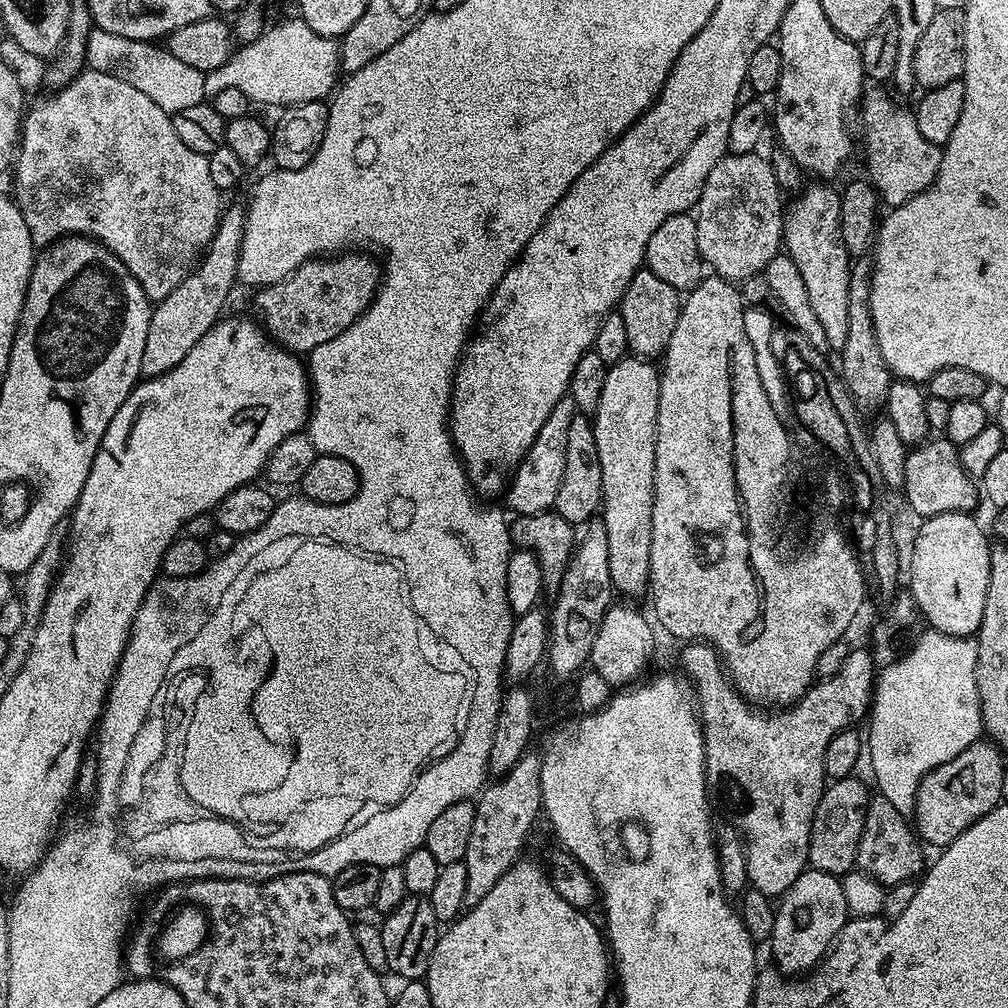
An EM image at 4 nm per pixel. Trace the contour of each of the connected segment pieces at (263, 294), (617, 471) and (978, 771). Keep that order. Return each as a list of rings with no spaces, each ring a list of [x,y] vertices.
[[[348,256],[345,260],[320,260],[324,258],[309,258],[304,261],[303,264],[300,265],[299,268],[296,269],[295,272],[287,275],[284,279],[279,280],[276,284],[270,284],[259,289],[260,292],[256,296],[256,304],[260,307],[260,312],[264,316],[272,316],[272,320],[276,323],[276,332],[280,336],[284,336],[283,343],[287,345],[291,351],[297,354],[307,354],[312,351],[312,349],[317,348],[319,344],[322,342],[330,342],[330,338],[334,338],[338,334],[342,334],[342,330],[346,330],[352,325],[353,322],[359,318],[364,311],[367,310],[369,304],[372,303],[374,297],[377,295],[378,292],[378,285],[381,283],[382,280],[382,268],[375,264],[374,261],[371,260],[368,256],[360,256],[355,260],[354,257]]]
[[[625,358],[611,365],[602,386],[602,398],[592,420],[594,442],[598,442],[598,462],[602,466],[602,521],[609,543],[610,578],[617,593],[636,596],[649,587],[650,542],[654,514],[654,474],[656,473],[656,423],[660,397],[660,372],[644,358]]]
[[[977,742],[962,750],[958,758],[950,758],[950,762],[926,773],[914,801],[914,828],[925,845],[947,846],[958,838],[958,834],[995,810],[1002,800],[1002,774],[1006,770],[1003,759],[1005,757],[995,744]]]

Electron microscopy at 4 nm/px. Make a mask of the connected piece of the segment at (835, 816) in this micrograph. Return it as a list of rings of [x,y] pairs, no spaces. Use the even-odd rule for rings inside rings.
[[[851,775],[844,780],[831,781],[825,787],[810,830],[809,865],[837,878],[853,871],[860,855],[860,839],[864,833],[870,791],[856,779],[855,775]]]

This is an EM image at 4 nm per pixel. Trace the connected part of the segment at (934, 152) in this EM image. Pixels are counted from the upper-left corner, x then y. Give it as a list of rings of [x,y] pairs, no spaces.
[[[870,92],[862,100],[864,160],[868,163],[866,176],[876,189],[877,197],[893,209],[931,186],[938,174],[942,148],[922,138],[922,130],[918,130],[918,122],[909,109],[907,112],[902,105],[895,104],[884,92]]]

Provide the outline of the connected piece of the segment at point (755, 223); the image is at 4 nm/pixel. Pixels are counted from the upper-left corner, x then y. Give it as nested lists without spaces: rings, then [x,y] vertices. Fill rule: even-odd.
[[[725,154],[714,170],[710,170],[710,178],[706,178],[706,186],[702,186],[700,200],[694,209],[701,260],[715,275],[733,282],[743,282],[761,275],[770,258],[781,251],[785,211],[785,205],[780,205],[780,184],[776,181],[776,172],[760,154]]]

